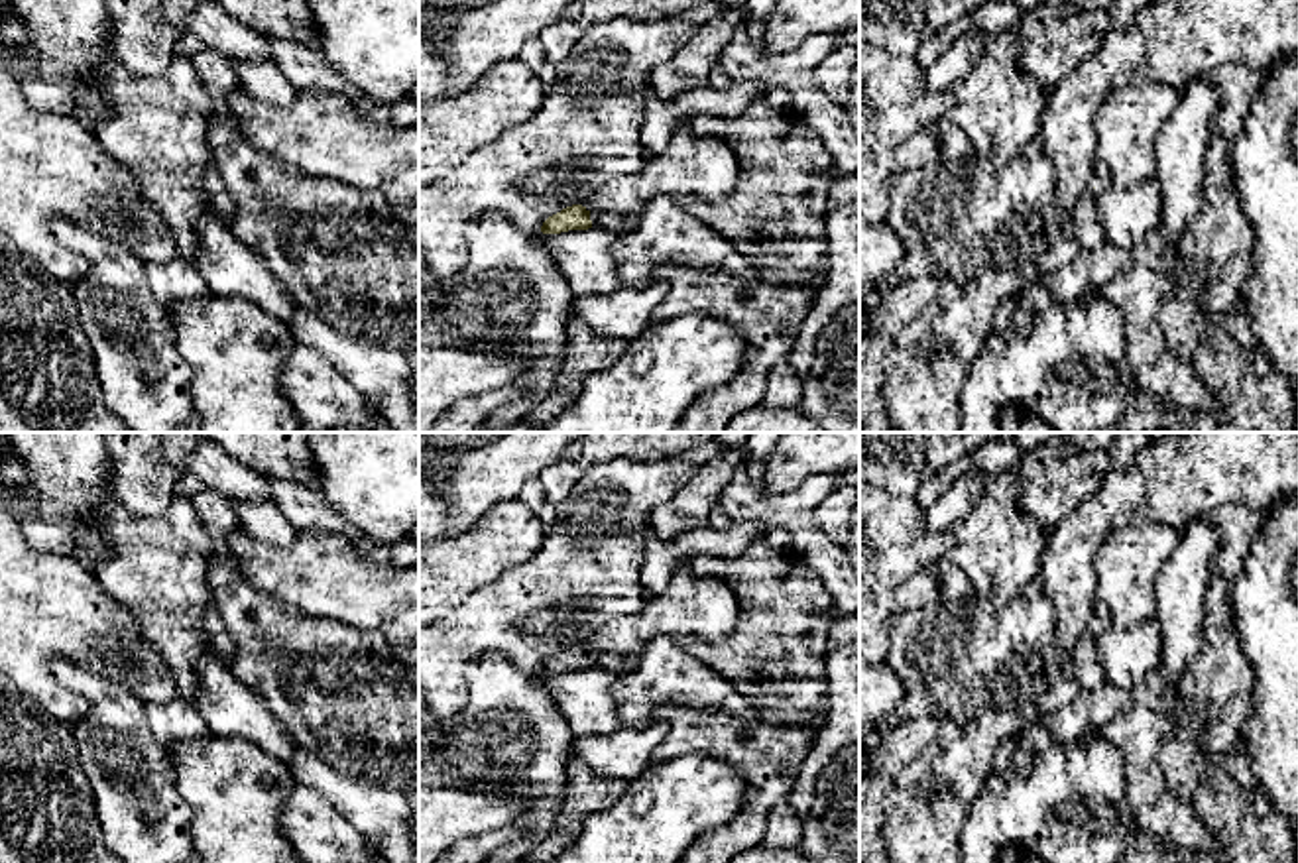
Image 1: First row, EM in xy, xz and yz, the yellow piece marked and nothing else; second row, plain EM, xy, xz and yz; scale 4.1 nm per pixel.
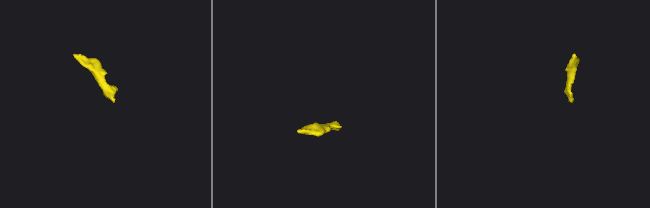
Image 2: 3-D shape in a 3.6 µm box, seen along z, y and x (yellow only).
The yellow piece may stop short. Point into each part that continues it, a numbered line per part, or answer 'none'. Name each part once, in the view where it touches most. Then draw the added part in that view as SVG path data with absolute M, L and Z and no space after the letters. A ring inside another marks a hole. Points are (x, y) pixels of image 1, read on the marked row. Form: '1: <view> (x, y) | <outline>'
1: xz (620, 225) | M590 212L592 228L606 228L620 234L631 232L639 226L639 214L614 216L608 212Z

